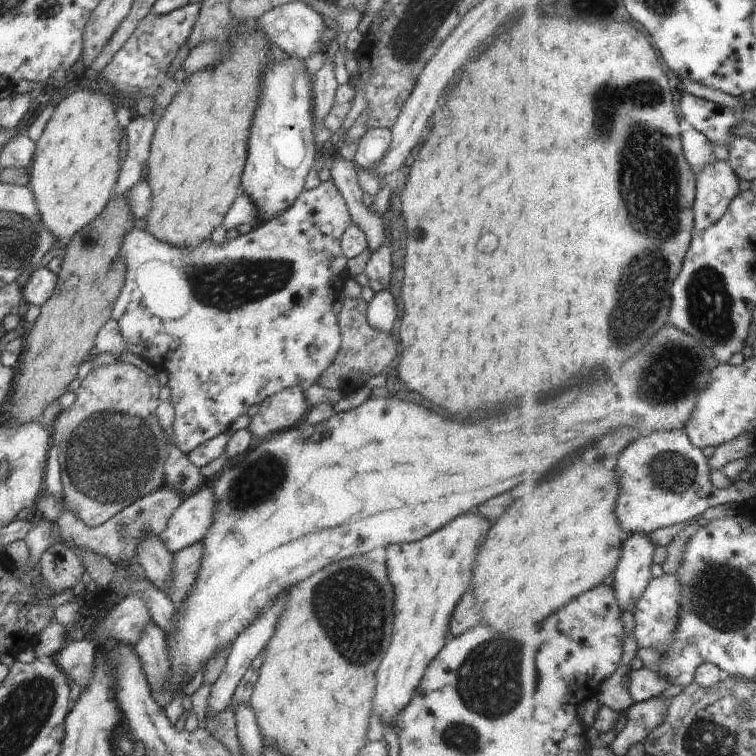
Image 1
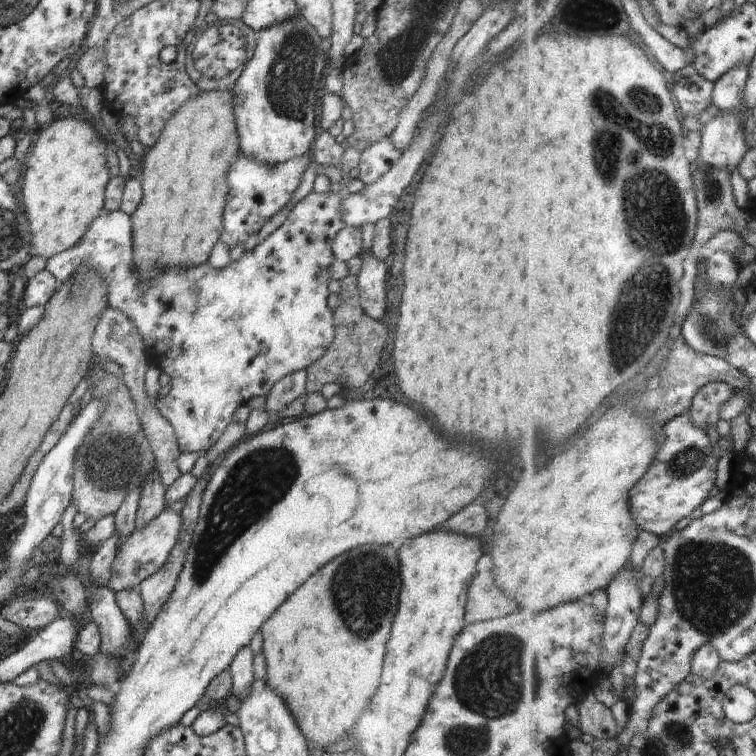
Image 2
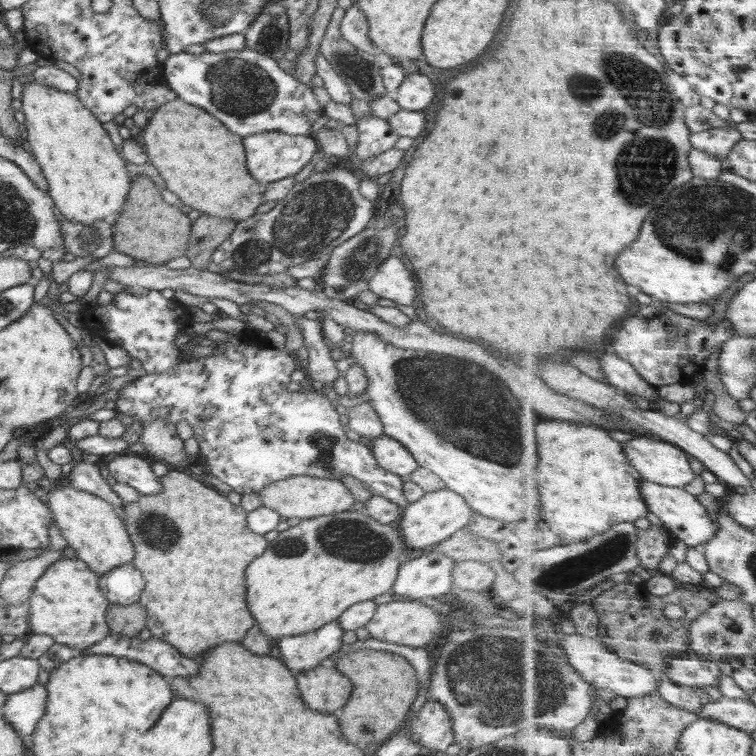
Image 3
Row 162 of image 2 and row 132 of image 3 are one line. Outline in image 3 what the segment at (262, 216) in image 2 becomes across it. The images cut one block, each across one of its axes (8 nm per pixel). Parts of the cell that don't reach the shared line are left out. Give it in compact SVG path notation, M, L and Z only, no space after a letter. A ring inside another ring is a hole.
M250 48L224 54L180 52L170 55L163 64L165 80L178 98L202 108L242 138L271 130L292 136L308 135L314 122L324 114L312 88L286 74L272 57Z

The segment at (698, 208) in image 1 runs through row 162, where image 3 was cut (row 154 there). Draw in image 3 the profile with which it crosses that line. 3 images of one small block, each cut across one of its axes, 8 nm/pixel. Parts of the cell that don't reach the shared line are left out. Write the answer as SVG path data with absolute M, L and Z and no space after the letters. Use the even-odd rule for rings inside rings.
M728 125L694 134L692 141L695 148L705 150L720 160L728 160L729 154L743 138L738 127Z

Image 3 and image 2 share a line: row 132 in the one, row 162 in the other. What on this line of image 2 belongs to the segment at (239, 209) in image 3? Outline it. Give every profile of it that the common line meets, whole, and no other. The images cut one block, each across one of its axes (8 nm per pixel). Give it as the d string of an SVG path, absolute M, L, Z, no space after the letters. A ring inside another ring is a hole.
M233 88L200 91L170 115L156 146L146 152L141 182L143 195L138 208L131 214L134 266L139 270L141 282L149 281L158 269L192 269L208 262L214 245L220 241L229 191L226 174L240 151L232 101Z

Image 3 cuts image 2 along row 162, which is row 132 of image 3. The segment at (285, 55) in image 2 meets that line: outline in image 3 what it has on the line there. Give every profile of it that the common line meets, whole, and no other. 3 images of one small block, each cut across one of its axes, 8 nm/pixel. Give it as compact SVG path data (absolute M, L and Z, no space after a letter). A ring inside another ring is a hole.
M279 130L245 136L243 145L248 171L254 181L262 184L295 177L311 159L316 158L319 146L310 135L292 136L291 134L279 132Z

